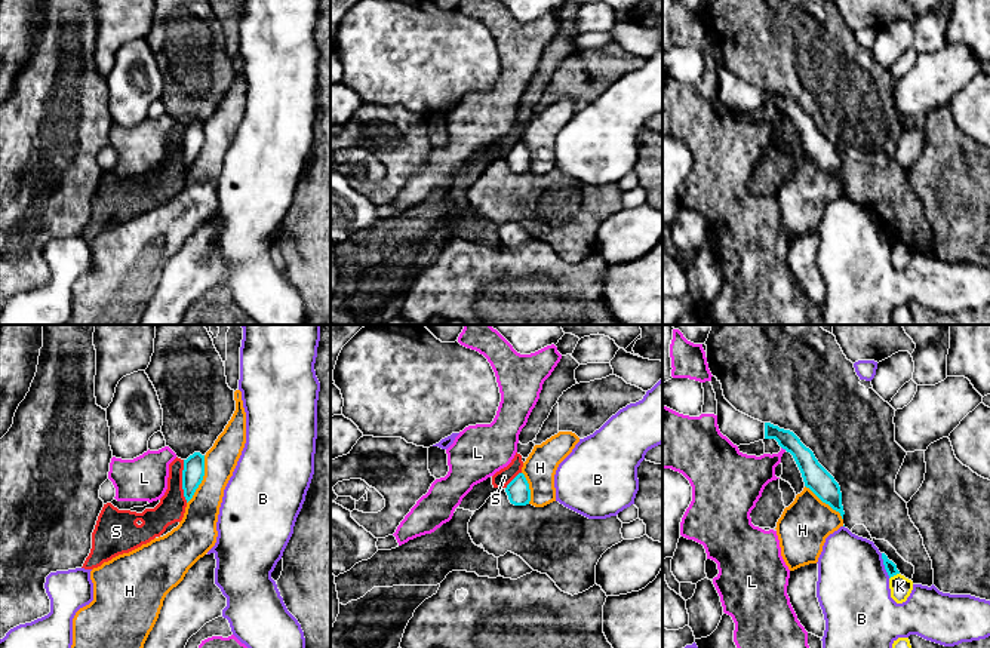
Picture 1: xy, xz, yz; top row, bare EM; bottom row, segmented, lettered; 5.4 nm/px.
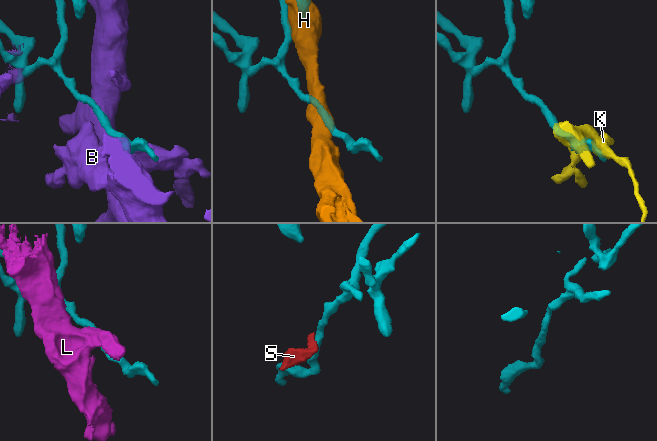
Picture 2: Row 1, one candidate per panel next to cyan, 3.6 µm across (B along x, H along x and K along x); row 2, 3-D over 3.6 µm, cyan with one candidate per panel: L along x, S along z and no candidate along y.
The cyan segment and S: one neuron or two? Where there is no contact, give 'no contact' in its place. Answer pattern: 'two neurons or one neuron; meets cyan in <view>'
two neurons; meets cyan in xy

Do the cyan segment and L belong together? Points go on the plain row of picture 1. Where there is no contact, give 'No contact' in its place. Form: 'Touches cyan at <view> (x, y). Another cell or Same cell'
Touches cyan at yz (784, 116). Another cell

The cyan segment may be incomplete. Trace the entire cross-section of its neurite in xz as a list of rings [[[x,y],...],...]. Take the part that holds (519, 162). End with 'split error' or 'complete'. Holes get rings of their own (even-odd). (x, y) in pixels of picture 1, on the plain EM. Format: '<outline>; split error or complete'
[[[519,141],[505,156],[508,168],[514,173],[526,173],[531,169],[529,151],[523,141]]]; complete

